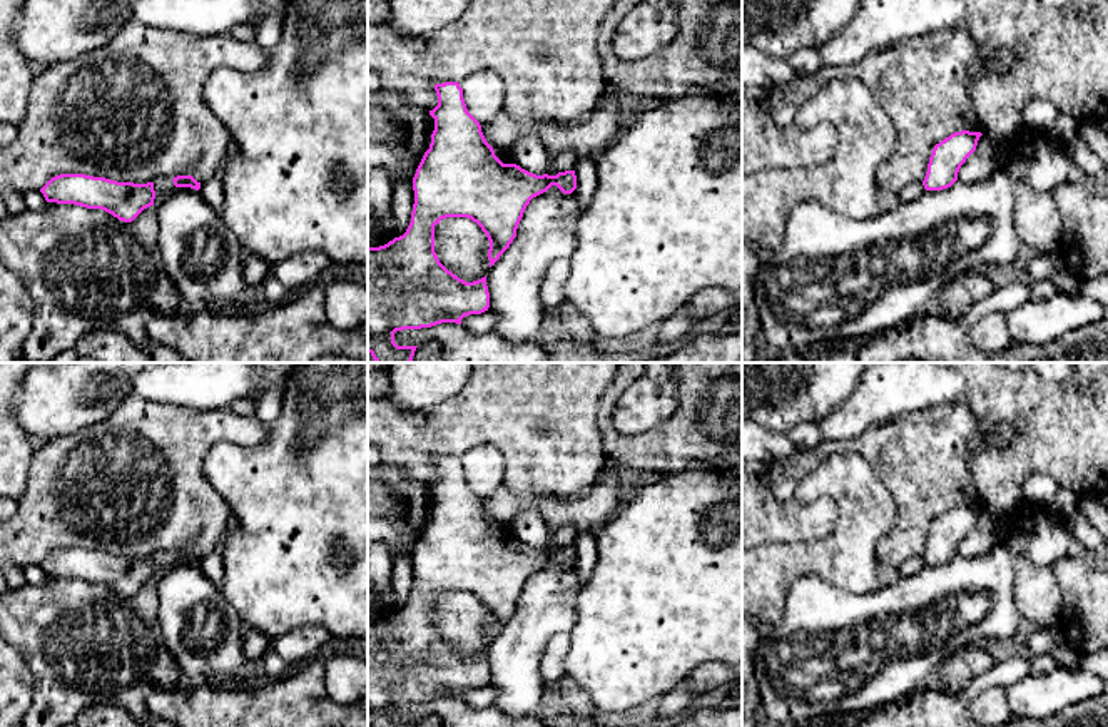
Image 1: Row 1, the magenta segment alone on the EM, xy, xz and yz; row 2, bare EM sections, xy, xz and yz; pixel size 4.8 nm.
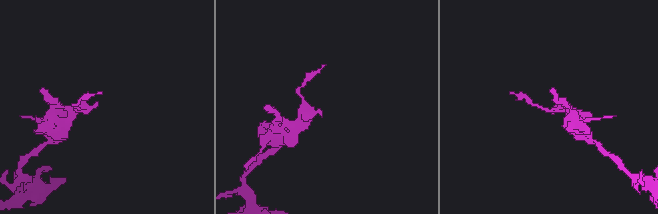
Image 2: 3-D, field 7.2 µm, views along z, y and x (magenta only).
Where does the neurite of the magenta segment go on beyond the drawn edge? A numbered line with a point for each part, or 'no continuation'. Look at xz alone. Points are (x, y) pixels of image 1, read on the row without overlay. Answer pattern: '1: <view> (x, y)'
no continuation

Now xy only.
no continuation

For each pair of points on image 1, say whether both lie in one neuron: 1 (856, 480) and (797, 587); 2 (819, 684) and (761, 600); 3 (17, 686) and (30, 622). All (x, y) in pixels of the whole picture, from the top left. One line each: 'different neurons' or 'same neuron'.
1: different neurons
2: different neurons
3: different neurons

